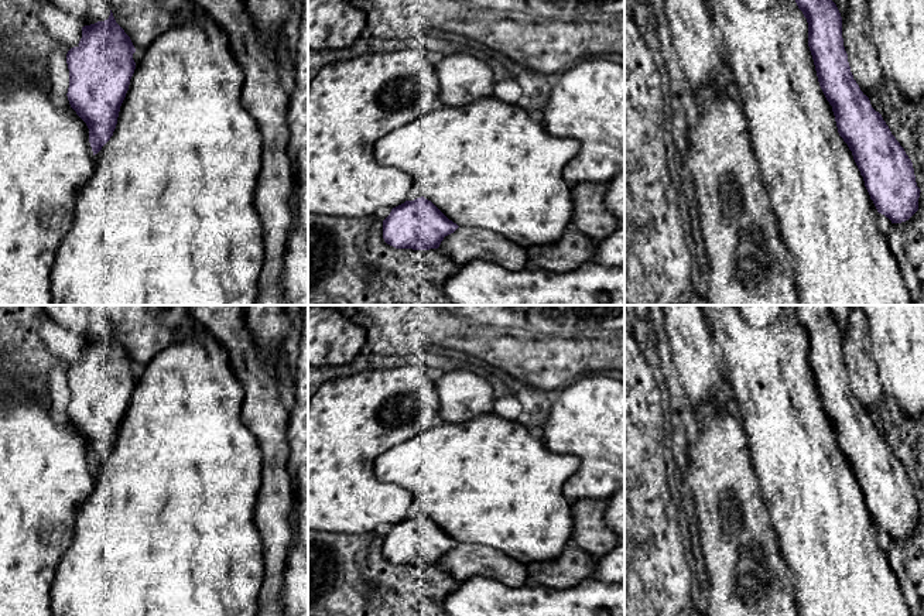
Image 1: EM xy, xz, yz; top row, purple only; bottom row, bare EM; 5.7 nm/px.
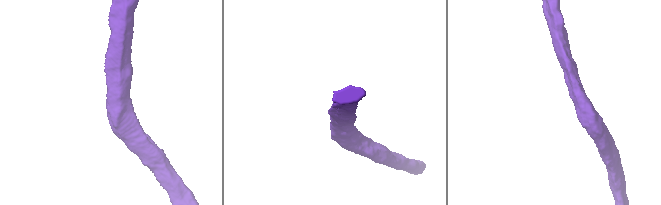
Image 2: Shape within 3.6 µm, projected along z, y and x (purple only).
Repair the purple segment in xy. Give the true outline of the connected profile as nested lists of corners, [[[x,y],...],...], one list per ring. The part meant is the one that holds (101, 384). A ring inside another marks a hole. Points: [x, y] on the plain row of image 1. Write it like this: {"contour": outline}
{"contour": [[[110,326],[107,336],[82,343],[79,360],[66,370],[66,413],[89,445],[93,472],[116,445],[120,422],[136,386],[134,369],[130,353],[116,339]]]}

